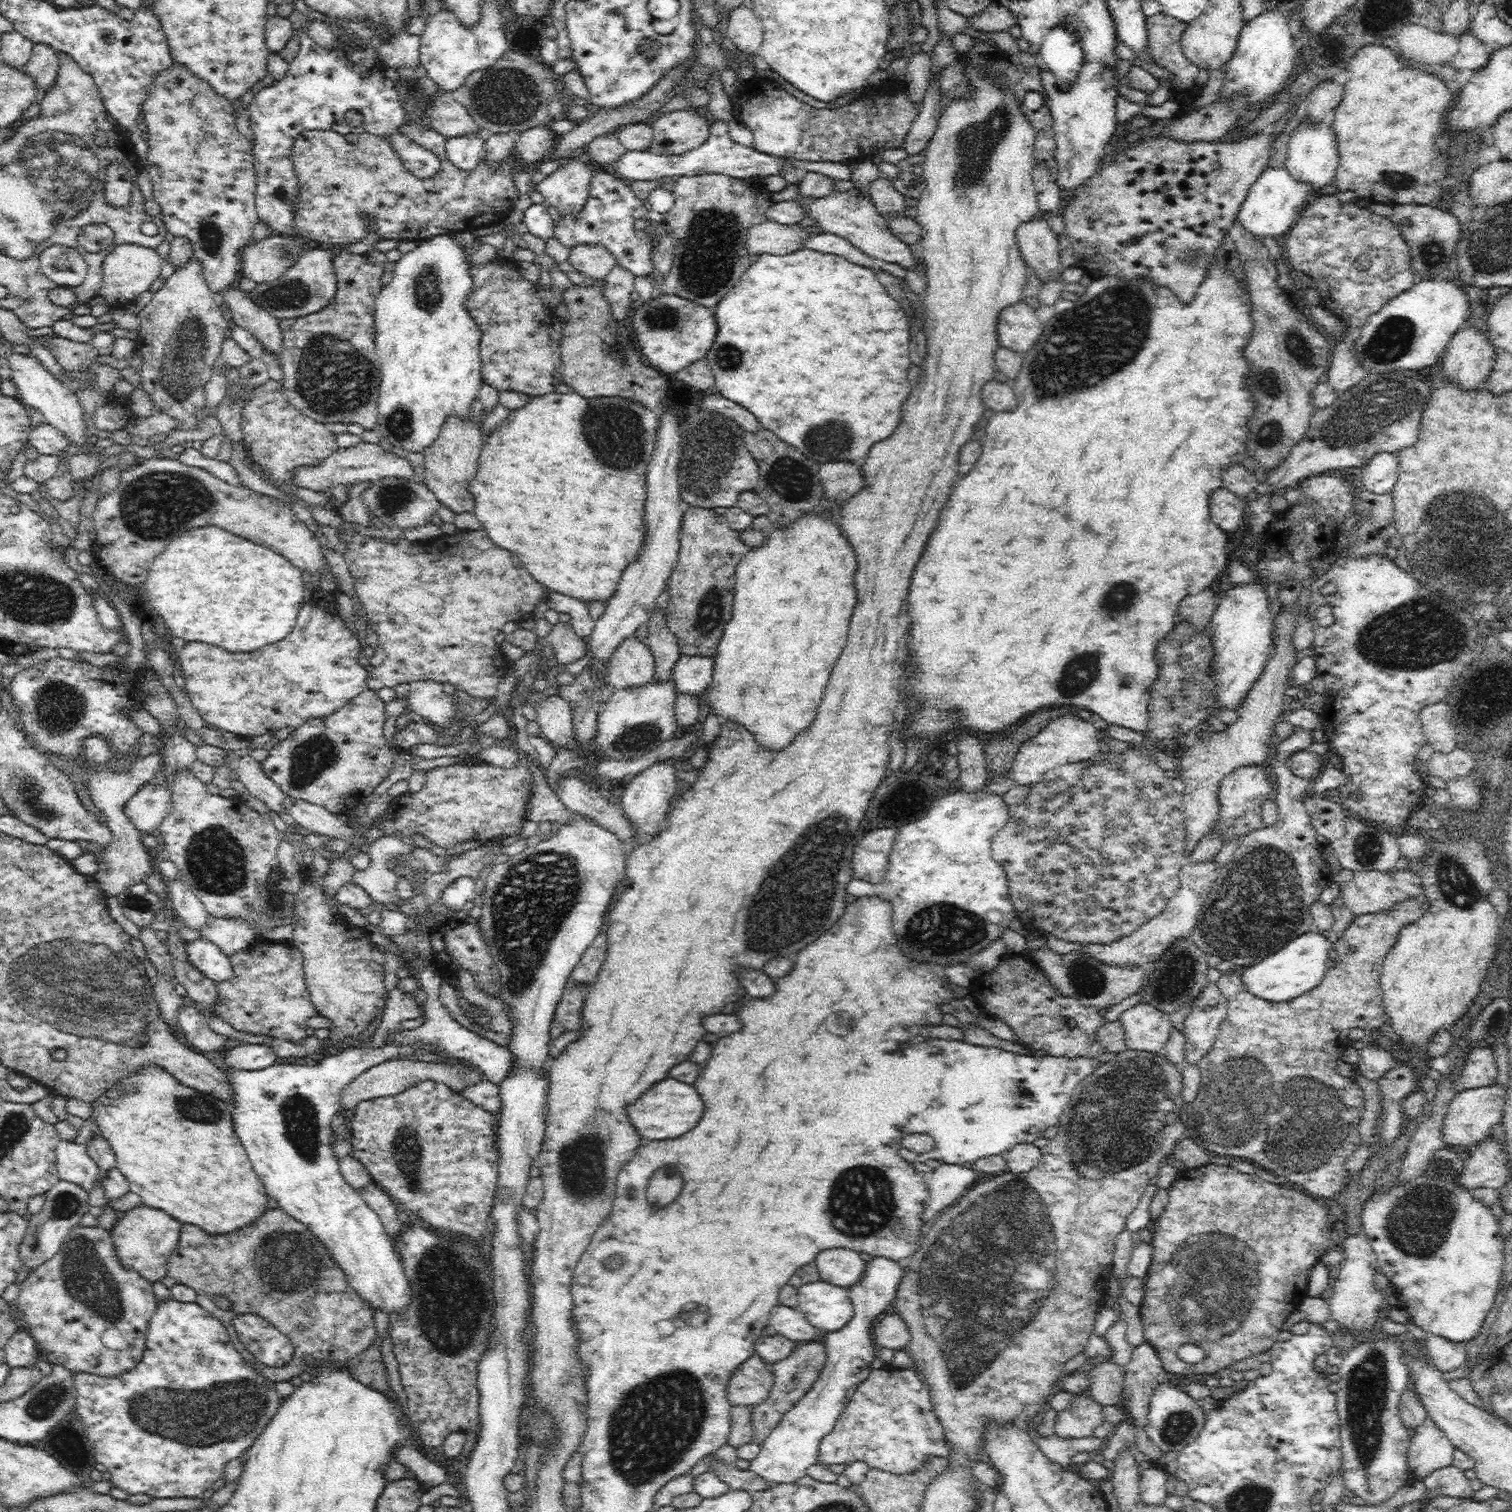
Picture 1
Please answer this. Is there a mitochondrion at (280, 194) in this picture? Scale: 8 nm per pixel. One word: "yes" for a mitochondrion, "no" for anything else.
yes

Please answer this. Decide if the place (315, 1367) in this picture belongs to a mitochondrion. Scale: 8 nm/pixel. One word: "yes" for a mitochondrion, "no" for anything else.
no

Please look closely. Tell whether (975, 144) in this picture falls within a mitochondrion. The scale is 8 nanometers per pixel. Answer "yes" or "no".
yes

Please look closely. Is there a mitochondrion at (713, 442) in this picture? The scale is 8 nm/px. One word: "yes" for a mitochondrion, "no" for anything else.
yes

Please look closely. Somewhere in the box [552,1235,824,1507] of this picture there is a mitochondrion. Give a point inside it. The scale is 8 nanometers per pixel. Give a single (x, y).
(664, 1417)

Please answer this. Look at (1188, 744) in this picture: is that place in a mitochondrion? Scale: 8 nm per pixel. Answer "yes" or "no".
no

